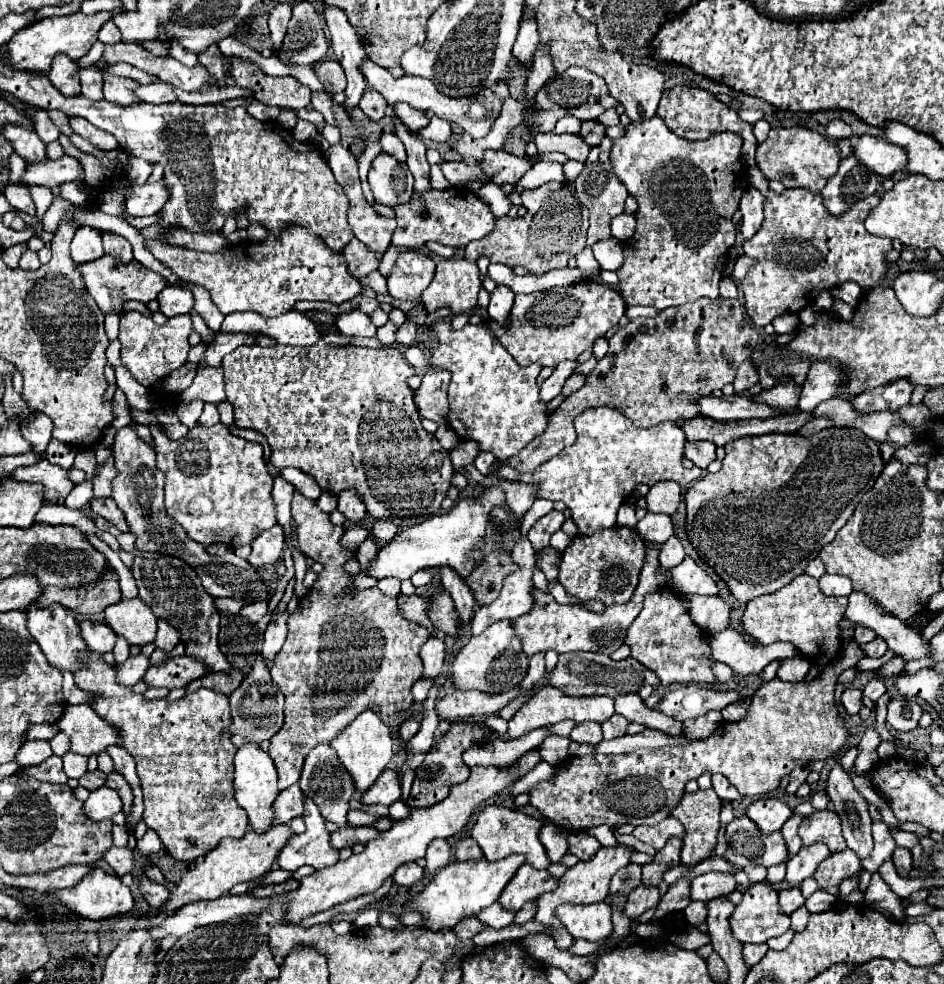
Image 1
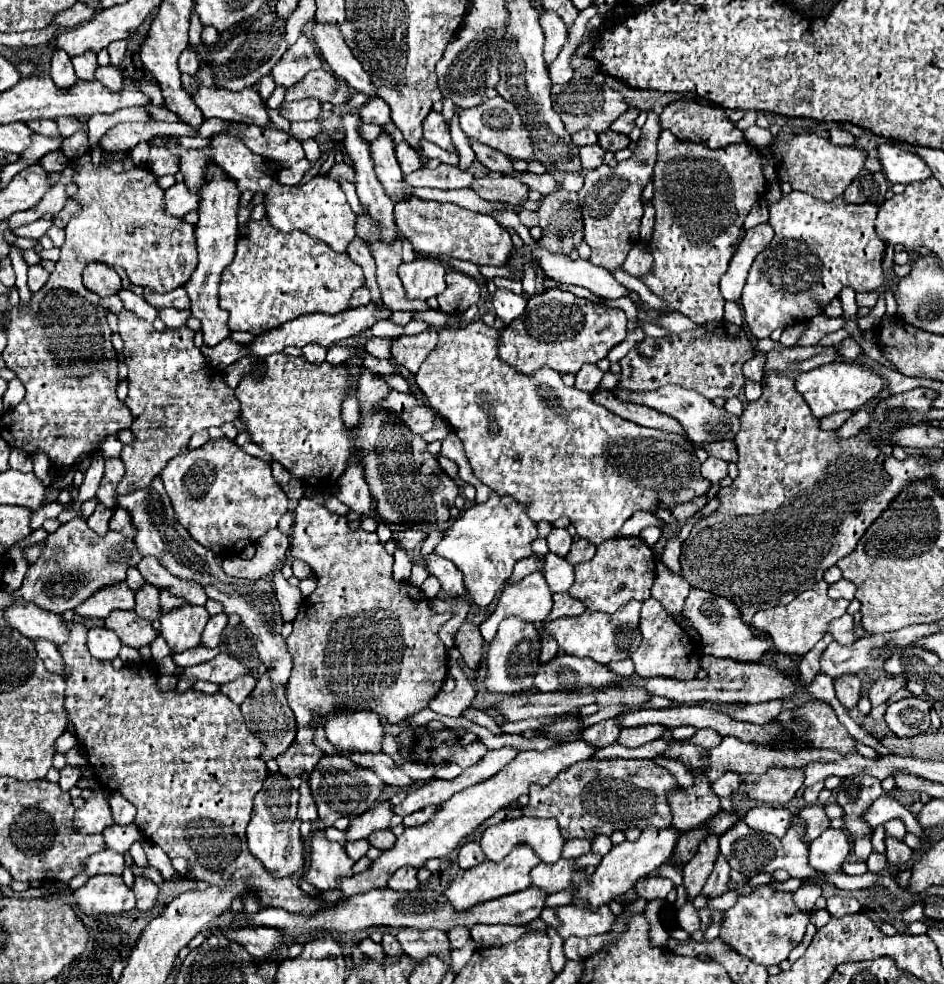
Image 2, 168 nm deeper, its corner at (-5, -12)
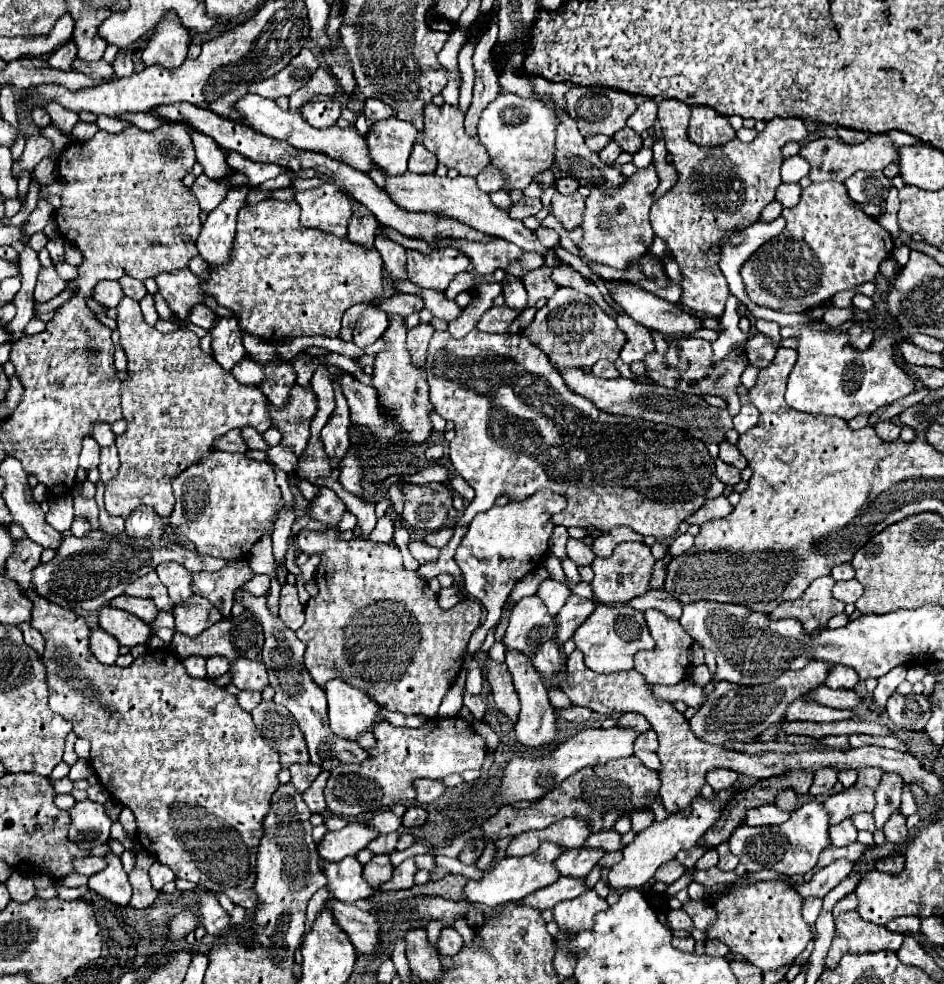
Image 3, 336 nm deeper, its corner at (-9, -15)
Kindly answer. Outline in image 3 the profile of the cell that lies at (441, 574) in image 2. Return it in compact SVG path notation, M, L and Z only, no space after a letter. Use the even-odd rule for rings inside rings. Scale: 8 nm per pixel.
M411 540L411 542L409 542L409 550L411 550L411 554L415 556L415 560L417 560L419 564L433 562L433 560L437 560L437 556L439 556L439 550L437 550L437 548L431 548L431 546L427 546L427 544L421 544L421 540Z

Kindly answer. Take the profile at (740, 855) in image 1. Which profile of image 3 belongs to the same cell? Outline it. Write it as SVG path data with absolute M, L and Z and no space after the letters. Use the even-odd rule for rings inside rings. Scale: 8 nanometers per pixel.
M807 802L801 808L791 812L791 818L781 824L781 826L759 826L751 828L747 824L741 824L731 838L729 838L729 848L731 852L741 860L747 872L759 872L765 868L779 870L785 876L795 876L795 874L807 874L819 858L819 852L829 846L829 814L825 812L823 804L819 802Z

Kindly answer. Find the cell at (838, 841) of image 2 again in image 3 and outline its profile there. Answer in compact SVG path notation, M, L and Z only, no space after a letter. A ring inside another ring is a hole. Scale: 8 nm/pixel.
M843 820L837 826L829 826L829 846L841 848L841 846L849 846L857 840L857 828L851 824L851 820Z

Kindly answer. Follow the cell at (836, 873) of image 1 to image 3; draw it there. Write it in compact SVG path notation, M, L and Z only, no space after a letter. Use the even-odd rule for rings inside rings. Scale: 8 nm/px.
M889 772L883 774L879 790L875 792L877 806L873 810L877 830L883 830L883 824L889 820L891 812L895 812L899 808L899 804L901 804L901 784L903 784L901 776L889 774Z

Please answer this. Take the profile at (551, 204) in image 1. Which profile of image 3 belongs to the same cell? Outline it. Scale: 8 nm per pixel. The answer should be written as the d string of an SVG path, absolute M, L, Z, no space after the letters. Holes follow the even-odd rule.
M575 192L569 196L555 194L551 200L551 214L561 222L565 230L575 230L583 222L583 212L585 212L585 198Z

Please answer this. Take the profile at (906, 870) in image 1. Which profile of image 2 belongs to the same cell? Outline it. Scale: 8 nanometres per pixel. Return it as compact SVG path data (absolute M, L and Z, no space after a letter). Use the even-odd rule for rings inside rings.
M885 837L885 845L887 845L885 855L887 855L887 861L889 861L891 865L901 867L901 865L905 865L905 863L911 859L911 855L913 855L913 851L911 851L901 839Z

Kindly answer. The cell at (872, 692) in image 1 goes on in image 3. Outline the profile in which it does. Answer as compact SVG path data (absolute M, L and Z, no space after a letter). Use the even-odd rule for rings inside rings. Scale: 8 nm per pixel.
M897 666L897 668L893 668L889 674L885 674L883 678L879 678L879 684L877 684L875 692L873 692L873 700L875 700L875 704L877 704L879 708L885 708L887 700L889 700L891 694L897 690L897 686L899 686L901 682L905 682L905 676L907 676L907 668Z

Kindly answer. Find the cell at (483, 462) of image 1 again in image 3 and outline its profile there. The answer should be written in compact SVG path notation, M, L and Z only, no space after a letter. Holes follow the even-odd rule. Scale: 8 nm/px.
M535 492L533 496L529 496L529 500L523 502L509 502L505 506L493 506L491 510L483 512L481 516L475 516L473 522L469 524L461 544L455 550L455 562L463 572L463 586L467 590L469 596L473 596L477 602L481 602L481 606L487 610L487 620L473 632L467 648L469 654L475 654L481 646L481 642L485 640L485 634L497 624L497 620L501 618L501 608L511 592L511 588L515 586L517 580L521 580L527 572L535 570L537 566L541 566L541 558L547 554L547 540L551 536L553 524L549 522L551 514L561 512L565 508L565 498L557 496L555 492Z

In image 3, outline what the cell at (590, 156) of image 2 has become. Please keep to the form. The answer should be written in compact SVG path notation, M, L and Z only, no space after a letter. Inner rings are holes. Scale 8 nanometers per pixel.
M611 142L611 144L607 144L607 146L599 152L599 158L601 158L601 162L613 166L613 164L615 164L615 158L617 158L619 154L621 154L621 148L619 148L615 142Z

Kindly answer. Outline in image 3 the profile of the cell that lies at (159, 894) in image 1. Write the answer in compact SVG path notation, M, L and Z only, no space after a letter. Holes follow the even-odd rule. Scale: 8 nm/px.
M133 870L129 874L129 882L133 886L133 900L131 900L131 906L133 908L149 908L155 904L157 896L159 896L159 890L153 888L151 880L149 880L149 874L145 870Z

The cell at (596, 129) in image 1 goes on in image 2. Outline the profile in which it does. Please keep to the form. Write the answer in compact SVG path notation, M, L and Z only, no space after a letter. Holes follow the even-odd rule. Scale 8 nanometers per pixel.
M605 131L605 133L599 135L599 143L601 143L603 149L615 153L615 151L619 151L619 149L625 149L625 147L631 143L631 139L629 139L629 135L623 135L623 133Z

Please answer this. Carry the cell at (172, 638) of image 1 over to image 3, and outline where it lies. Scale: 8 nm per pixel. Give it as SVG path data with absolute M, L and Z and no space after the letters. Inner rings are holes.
M197 596L197 600L189 600L187 604L175 606L175 630L185 636L199 636L221 618L221 612L201 596Z

